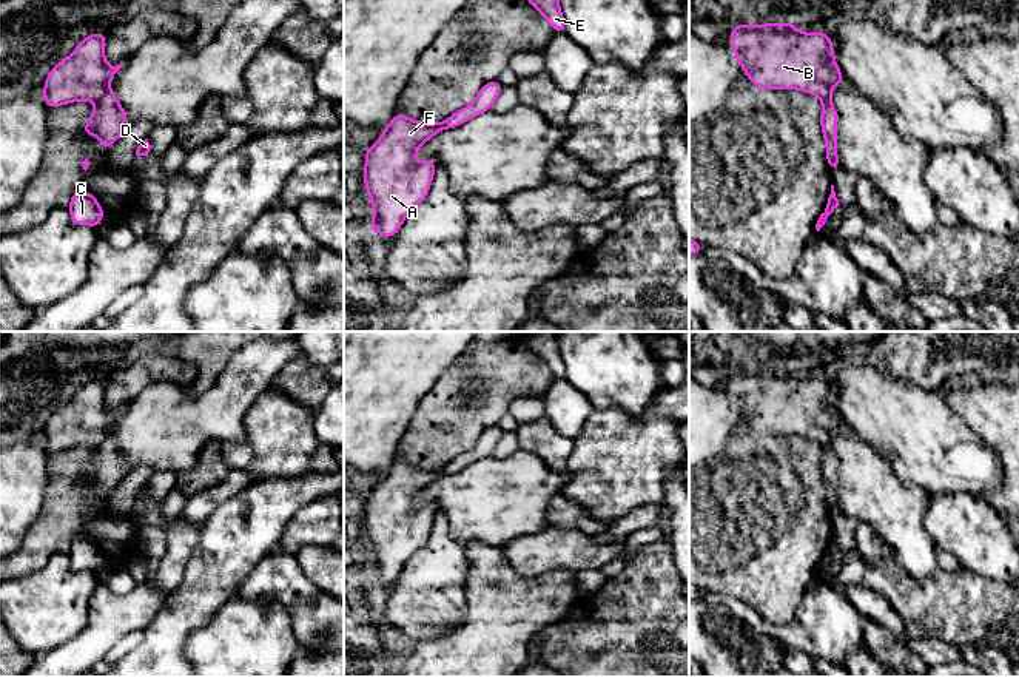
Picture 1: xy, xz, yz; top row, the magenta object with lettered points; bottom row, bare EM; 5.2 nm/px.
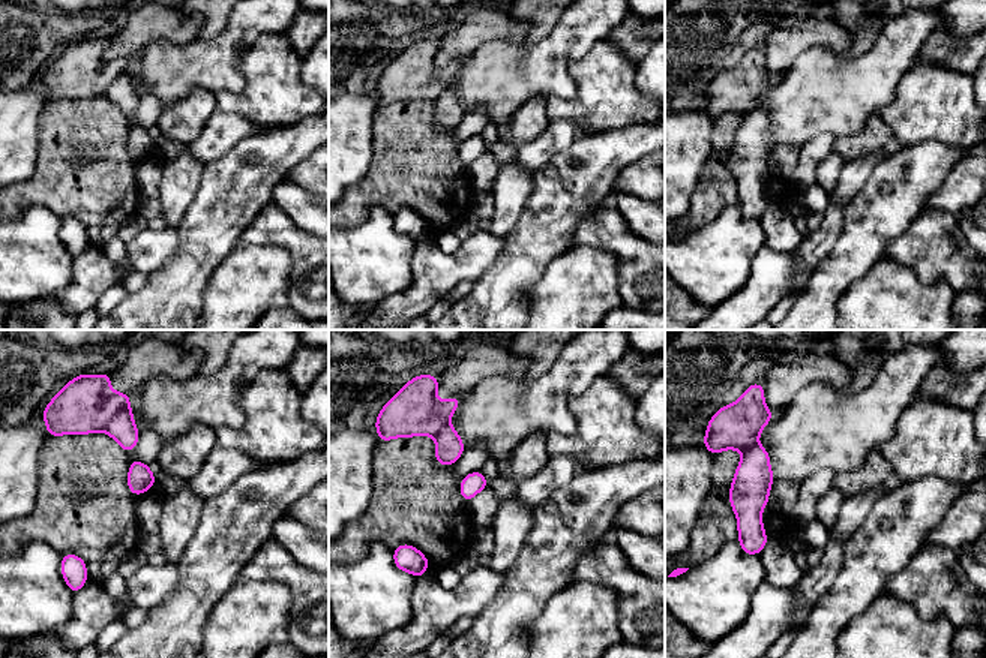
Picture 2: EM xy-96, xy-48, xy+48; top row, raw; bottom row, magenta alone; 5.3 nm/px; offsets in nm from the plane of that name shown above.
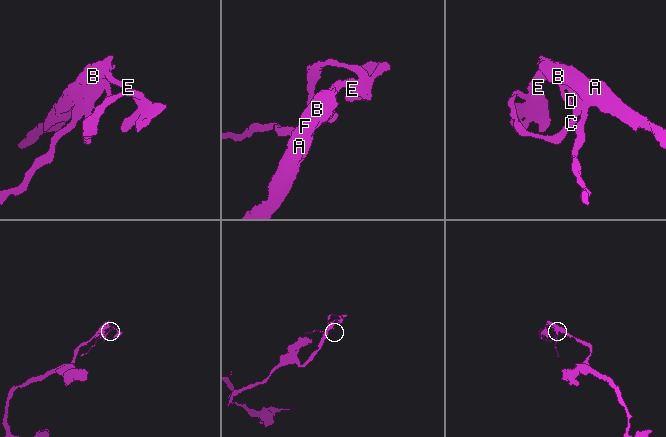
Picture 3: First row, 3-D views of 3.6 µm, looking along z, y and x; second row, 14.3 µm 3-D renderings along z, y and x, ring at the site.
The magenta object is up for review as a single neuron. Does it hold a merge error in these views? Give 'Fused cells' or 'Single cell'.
Fused cells

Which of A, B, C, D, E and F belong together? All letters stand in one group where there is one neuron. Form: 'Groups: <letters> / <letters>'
Groups: A B F / C D E

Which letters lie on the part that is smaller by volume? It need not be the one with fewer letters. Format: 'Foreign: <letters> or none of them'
Foreign: C, D, E

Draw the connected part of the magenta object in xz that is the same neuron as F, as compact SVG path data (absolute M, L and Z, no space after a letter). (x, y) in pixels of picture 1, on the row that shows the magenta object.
M396 113L381 137L365 150L364 185L375 214L370 230L393 237L405 216L429 194L435 159L416 162L416 150L442 130L444 122L424 123Z

